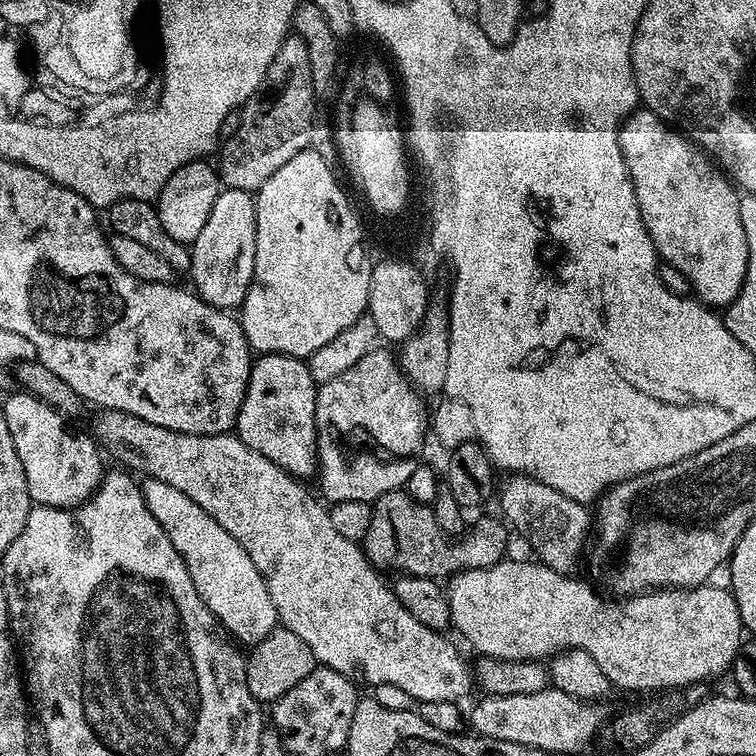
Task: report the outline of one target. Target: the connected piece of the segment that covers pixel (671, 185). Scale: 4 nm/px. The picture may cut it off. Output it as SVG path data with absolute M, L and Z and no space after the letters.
M631 112L620 125L618 142L634 186L636 205L654 242L657 257L690 278L695 299L716 310L727 308L740 296L748 265L746 230L742 230L742 217L738 214L741 193L737 185L687 136L659 120L653 112Z

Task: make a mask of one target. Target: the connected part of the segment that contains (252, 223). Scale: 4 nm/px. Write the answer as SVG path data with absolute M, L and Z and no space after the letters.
M224 188L214 198L210 218L190 245L192 250L191 287L201 300L225 310L241 307L254 278L256 253L256 197L246 190Z

